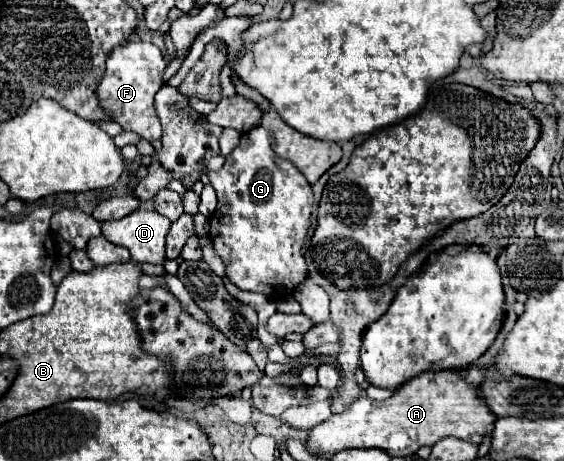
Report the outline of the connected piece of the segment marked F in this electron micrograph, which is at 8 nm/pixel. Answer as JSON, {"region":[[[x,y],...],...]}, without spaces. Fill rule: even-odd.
{"region":[[[129,41],[123,47],[115,49],[107,59],[107,71],[99,83],[99,103],[103,109],[113,113],[125,131],[133,131],[147,141],[159,141],[161,123],[155,113],[155,93],[163,87],[163,73],[167,69],[167,59],[161,49],[145,41]]]}

